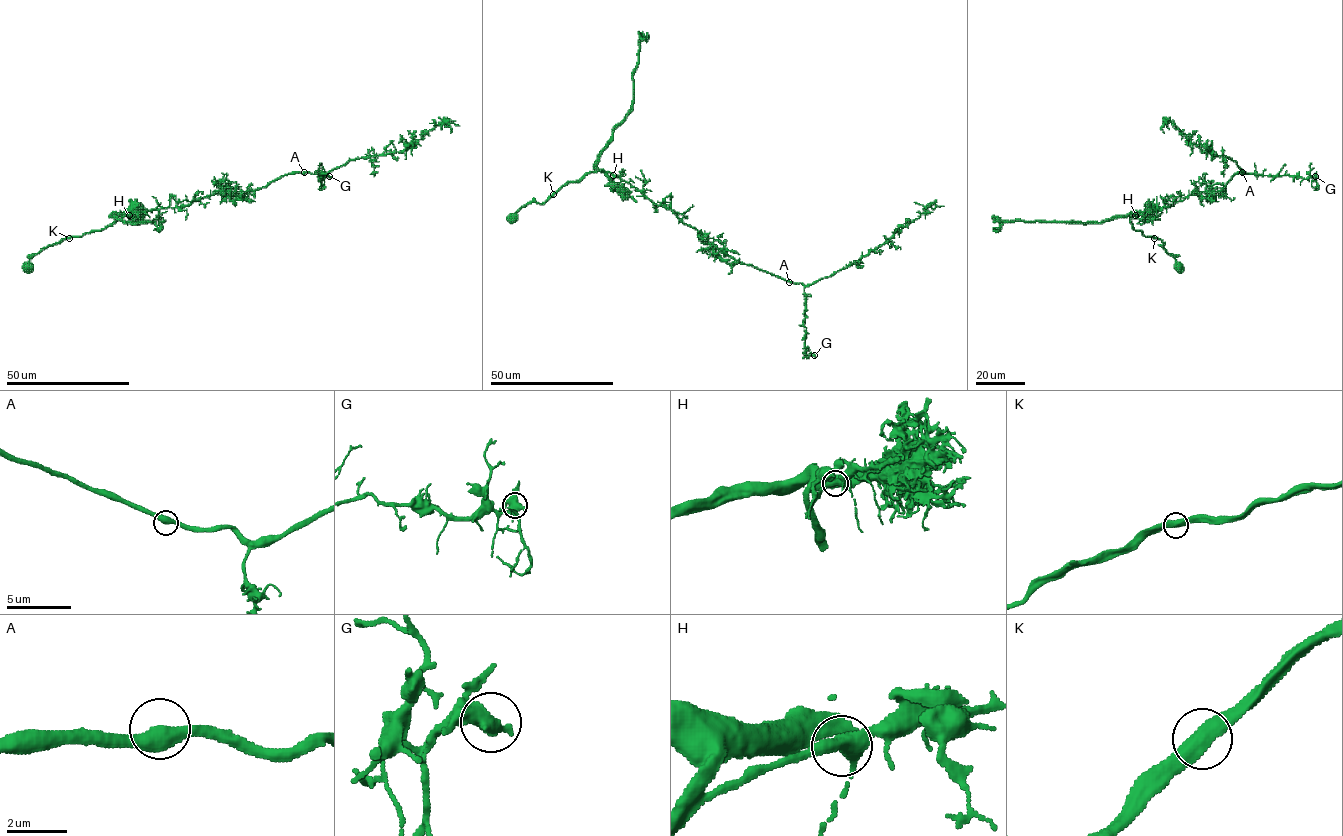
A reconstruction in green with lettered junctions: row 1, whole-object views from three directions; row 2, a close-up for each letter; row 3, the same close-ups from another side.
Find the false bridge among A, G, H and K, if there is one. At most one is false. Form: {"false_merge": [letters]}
{"false_merge": ["K"]}

